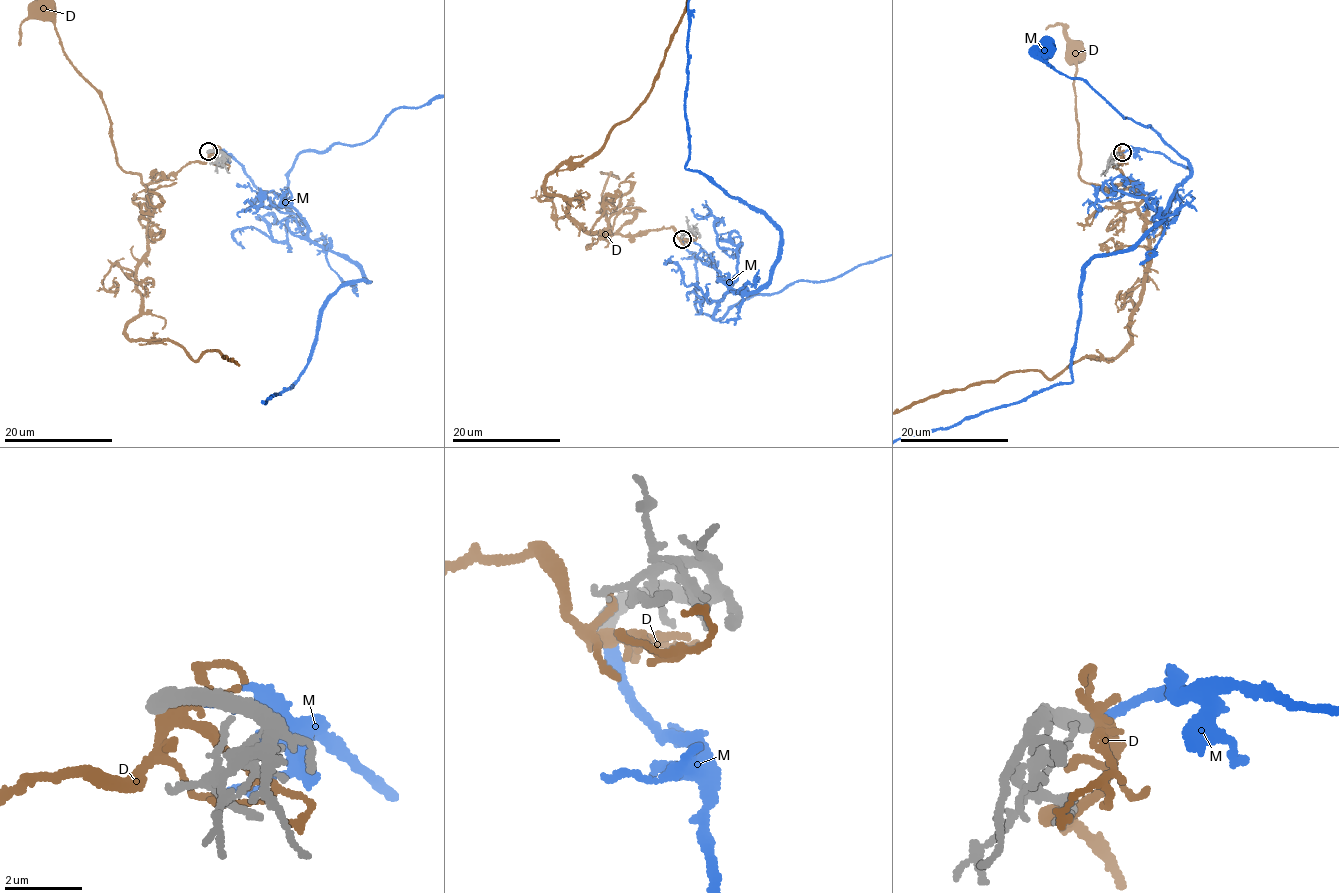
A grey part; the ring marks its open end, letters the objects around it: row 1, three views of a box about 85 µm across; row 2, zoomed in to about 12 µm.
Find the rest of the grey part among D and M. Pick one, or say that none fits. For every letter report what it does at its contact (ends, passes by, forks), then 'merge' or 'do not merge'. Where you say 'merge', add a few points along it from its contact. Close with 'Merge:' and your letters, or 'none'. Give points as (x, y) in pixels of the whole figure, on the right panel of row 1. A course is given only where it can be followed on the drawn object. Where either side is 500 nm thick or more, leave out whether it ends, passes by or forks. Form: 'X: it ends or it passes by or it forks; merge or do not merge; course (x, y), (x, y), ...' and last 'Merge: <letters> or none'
D: it forks; do not merge
M: it ends; merge; course (1121, 153), (1159, 151), (1190, 169), (1153, 130), (1118, 113), (1083, 80), (1049, 65), (1045, 43)
Merge: M

